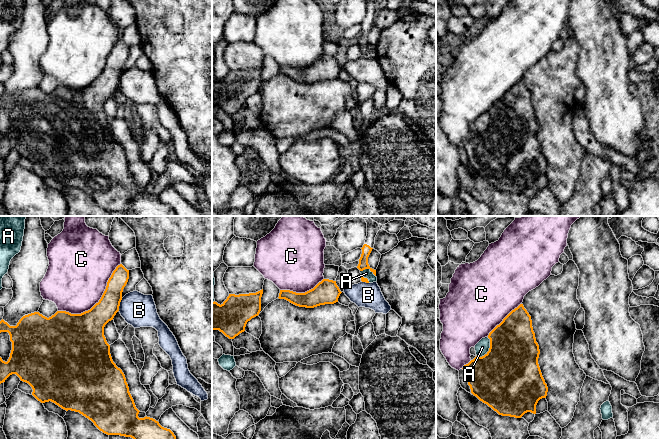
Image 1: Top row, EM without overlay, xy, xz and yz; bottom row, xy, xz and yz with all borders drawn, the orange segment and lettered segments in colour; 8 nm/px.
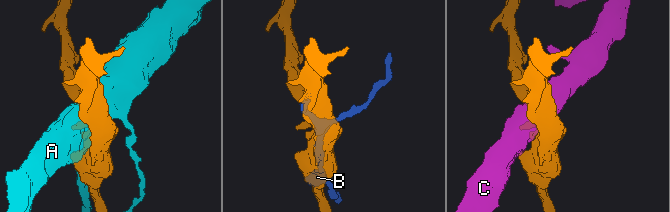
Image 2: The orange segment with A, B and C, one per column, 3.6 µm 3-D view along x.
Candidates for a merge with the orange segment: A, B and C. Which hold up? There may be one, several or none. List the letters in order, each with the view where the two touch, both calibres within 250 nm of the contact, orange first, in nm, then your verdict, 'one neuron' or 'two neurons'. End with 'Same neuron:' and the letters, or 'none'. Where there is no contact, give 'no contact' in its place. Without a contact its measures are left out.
A: contact in yz; calibres 480 and 110 nm; two neurons
B: contact in xy; calibres 200 and 260 nm; two neurons
C: contact in xy; calibres 280 and 480 nm; two neurons
Same neuron: none

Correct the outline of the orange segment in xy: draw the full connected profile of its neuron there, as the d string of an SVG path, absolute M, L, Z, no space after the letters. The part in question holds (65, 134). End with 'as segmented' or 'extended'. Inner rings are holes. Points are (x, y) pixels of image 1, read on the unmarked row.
M122 40L113 47L106 65L90 86L81 90L57 87L47 94L39 88L23 92L16 102L0 97L0 109L8 108L12 126L7 138L0 133L0 160L12 150L28 159L41 179L53 178L62 185L79 188L103 209L134 216L176 216L174 209L150 193L139 194L124 149L113 138L104 112L105 101L119 87L129 46Z | as segmented

